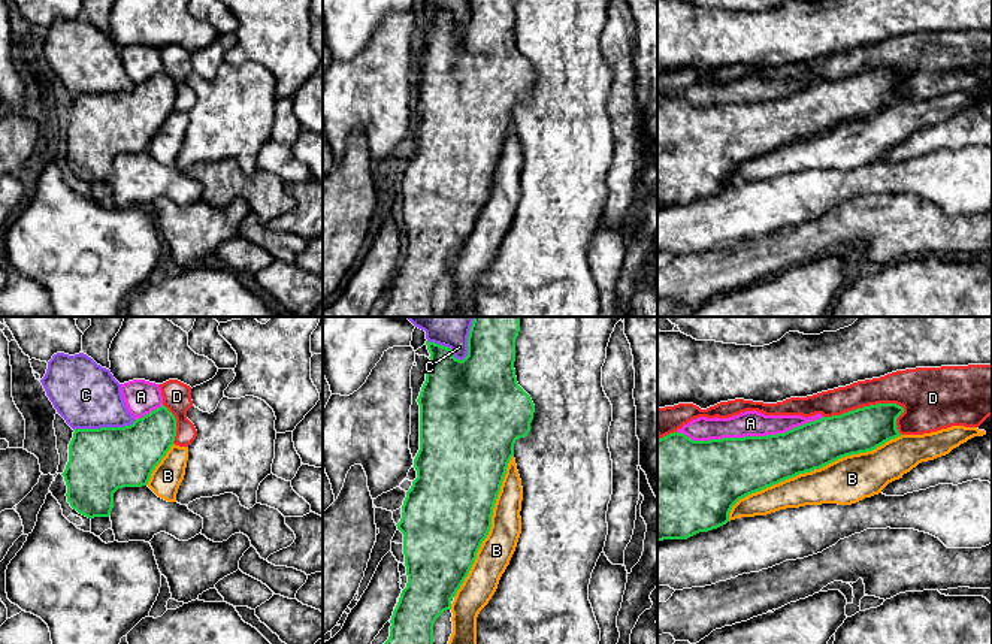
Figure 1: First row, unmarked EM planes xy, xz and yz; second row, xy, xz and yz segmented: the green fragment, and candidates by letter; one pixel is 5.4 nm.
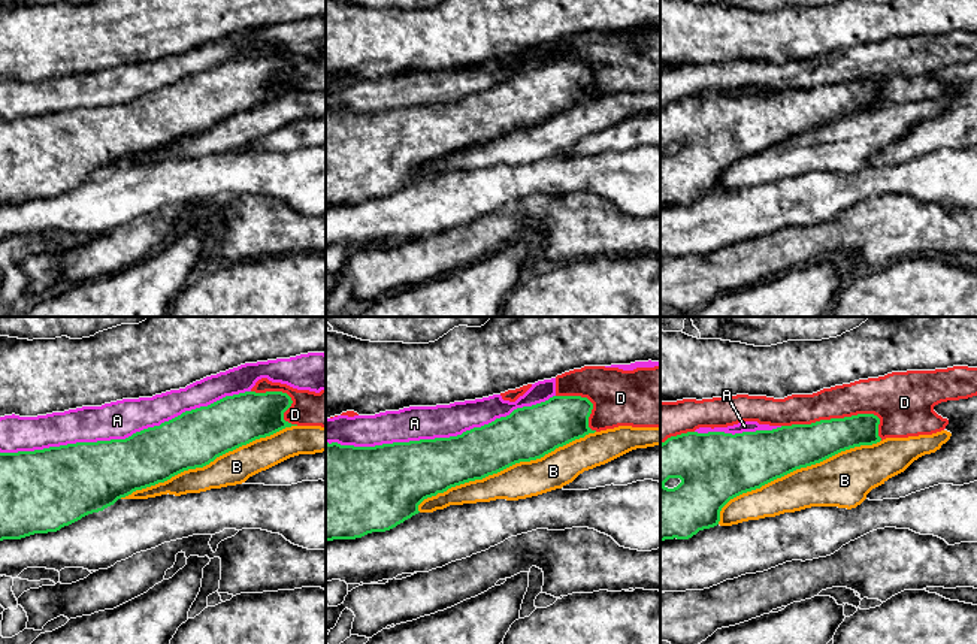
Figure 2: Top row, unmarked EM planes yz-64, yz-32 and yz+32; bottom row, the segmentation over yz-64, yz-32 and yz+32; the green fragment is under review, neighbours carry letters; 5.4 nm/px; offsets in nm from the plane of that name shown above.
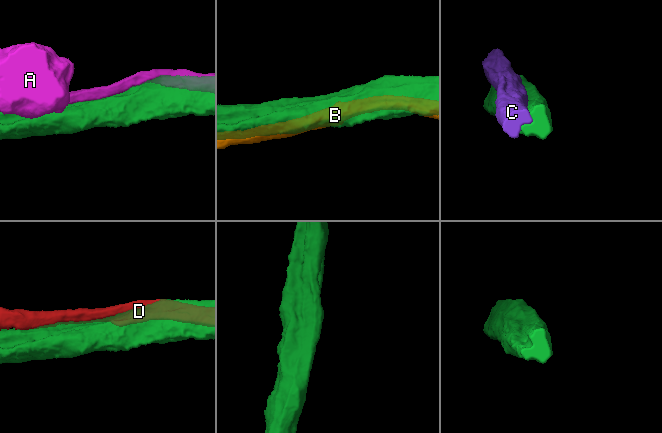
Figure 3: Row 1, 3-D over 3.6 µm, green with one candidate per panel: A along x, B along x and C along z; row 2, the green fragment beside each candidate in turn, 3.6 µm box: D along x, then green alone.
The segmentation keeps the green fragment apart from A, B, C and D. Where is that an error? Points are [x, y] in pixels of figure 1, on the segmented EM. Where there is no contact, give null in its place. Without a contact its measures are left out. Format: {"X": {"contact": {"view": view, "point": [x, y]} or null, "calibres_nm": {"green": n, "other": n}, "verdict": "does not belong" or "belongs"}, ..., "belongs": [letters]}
{"A": {"contact": {"view": "yz", "point": [749, 437]}, "calibres_nm": {"green": 360, "other": 140}, "verdict": "does not belong"}, "B": {"contact": {"view": "yz", "point": [810, 471]}, "calibres_nm": {"green": 280, "other": 260}, "verdict": "belongs"}, "C": {"contact": {"view": "xz", "point": [465, 357]}, "calibres_nm": {"green": 480, "other": 280}, "verdict": "does not belong"}, "D": {"contact": {"view": "yz", "point": [864, 407]}, "calibres_nm": {"green": 240, "other": 190}, "verdict": "does not belong"}, "belongs": ["B"]}

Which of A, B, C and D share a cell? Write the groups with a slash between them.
A / B / C D

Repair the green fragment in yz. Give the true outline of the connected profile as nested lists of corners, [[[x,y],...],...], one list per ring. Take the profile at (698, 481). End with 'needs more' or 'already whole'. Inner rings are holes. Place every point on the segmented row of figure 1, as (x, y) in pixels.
[[[877,403],[841,415],[822,417],[777,435],[693,441],[674,432],[657,439],[657,541],[687,539],[735,518],[766,515],[786,508],[852,505],[881,493],[889,483],[902,478],[919,463],[946,456],[968,439],[986,435],[985,430],[965,426],[923,435],[901,435],[896,418],[902,412],[904,408],[896,403]]]; needs more

